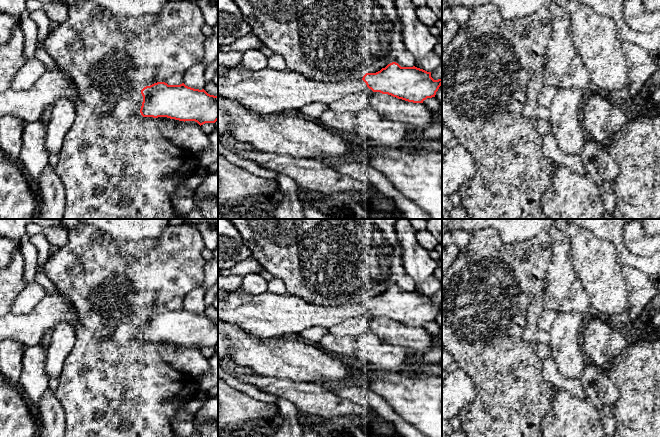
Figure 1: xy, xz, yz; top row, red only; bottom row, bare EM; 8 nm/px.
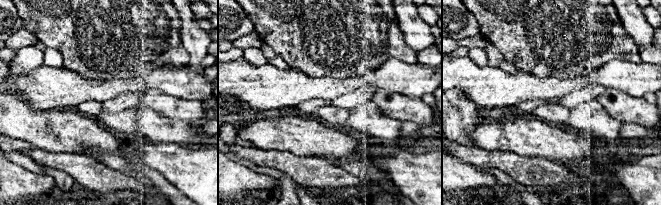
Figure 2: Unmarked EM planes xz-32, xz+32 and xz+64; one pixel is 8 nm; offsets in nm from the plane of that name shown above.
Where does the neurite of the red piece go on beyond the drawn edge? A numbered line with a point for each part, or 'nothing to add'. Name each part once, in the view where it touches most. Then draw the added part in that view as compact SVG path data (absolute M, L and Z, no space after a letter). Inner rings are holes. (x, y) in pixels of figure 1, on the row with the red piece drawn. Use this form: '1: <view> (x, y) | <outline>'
1: xz (266, 91) | M235 65L227 67L225 75L218 75L218 95L239 100L245 107L257 114L299 110L310 103L329 105L348 95L362 92L366 88L368 87L363 80L345 80L342 82L312 81L299 72L278 71L269 67L259 71L249 71Z

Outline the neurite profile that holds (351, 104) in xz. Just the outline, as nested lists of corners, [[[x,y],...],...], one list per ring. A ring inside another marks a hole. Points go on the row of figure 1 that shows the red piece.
[[[366,88],[364,91],[348,95],[328,105],[329,110],[340,114],[356,114],[368,106],[368,101],[374,92]]]

